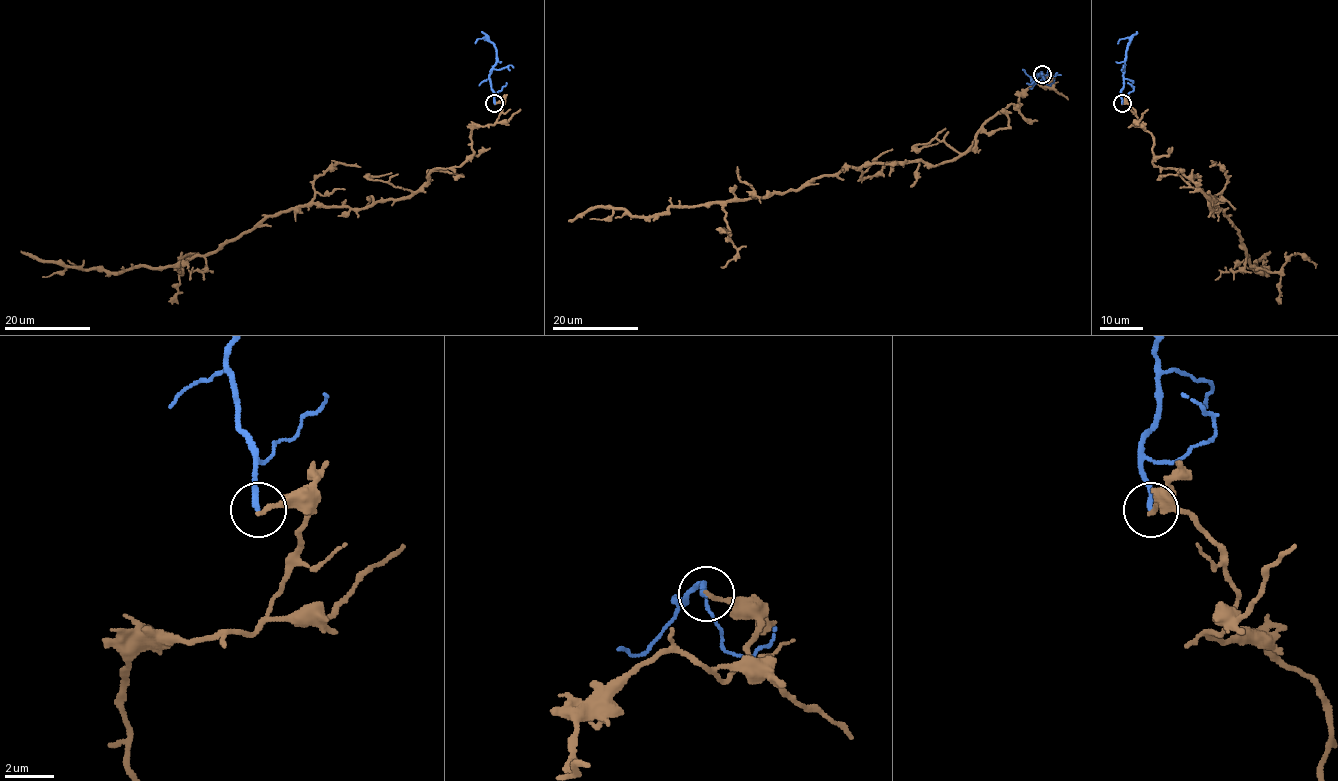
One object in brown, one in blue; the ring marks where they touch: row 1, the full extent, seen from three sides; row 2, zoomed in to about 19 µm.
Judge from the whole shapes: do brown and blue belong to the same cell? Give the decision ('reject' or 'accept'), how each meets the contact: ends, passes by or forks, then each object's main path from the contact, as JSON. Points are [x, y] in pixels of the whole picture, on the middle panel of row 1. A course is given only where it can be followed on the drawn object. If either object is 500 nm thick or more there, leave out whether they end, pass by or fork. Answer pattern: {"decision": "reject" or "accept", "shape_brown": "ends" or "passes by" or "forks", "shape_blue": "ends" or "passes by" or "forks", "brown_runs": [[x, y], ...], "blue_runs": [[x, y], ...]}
{"decision": "reject", "shape_brown": "ends", "shape_blue": "ends", "brown_runs": [[1042, 73], [1047, 87], [1035, 84], [935, 165], [865, 163], [796, 190], [649, 217], [590, 207], [568, 221]], "blue_runs": [[1042, 73], [1037, 74], [1042, 79], [1032, 80], [1023, 69]]}

